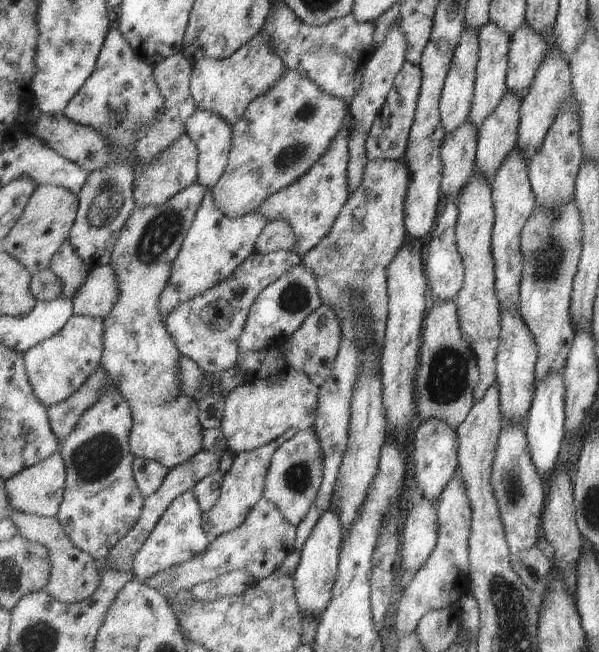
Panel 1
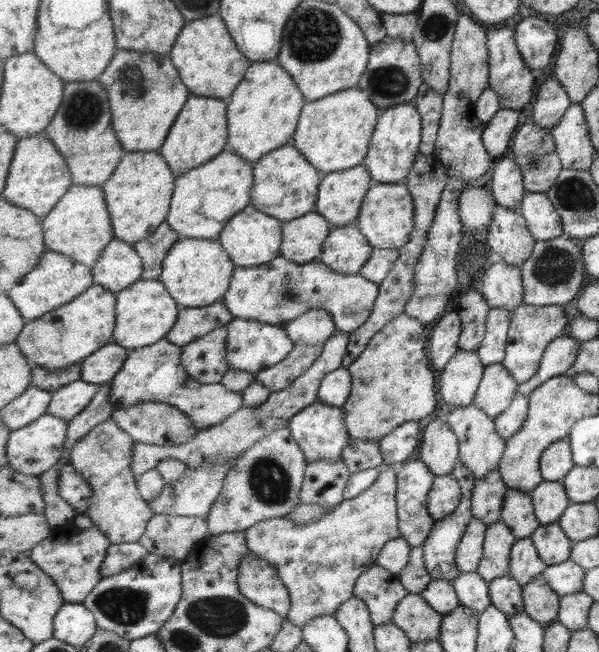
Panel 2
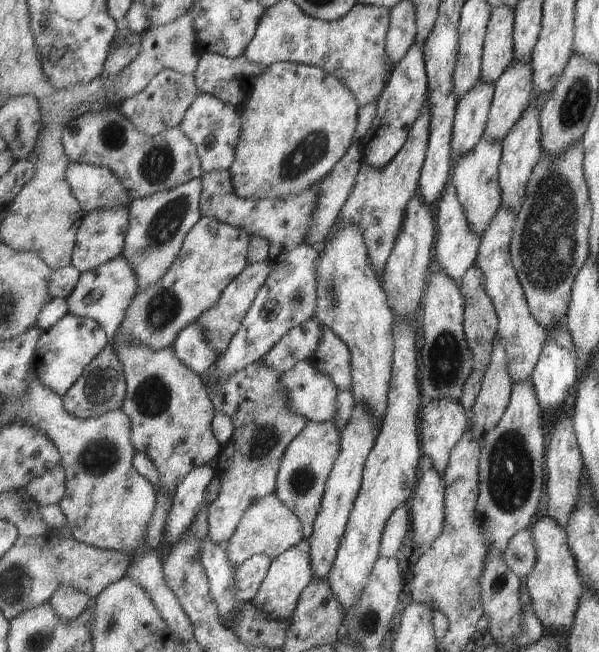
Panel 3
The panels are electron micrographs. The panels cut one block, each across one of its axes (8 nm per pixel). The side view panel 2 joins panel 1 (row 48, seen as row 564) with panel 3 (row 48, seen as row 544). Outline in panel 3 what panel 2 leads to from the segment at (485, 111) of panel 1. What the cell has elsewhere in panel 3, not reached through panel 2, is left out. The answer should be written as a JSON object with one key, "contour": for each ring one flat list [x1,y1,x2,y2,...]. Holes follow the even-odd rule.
{"contour":[[497,6,491,16,486,35,482,80,496,84,510,69,515,58,516,8]]}

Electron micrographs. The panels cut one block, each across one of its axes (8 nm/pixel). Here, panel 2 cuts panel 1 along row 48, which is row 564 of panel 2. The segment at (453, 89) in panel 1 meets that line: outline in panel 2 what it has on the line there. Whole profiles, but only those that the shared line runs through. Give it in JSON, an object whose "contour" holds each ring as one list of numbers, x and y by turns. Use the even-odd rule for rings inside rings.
{"contour":[[473,518,458,547,457,563,461,572,475,572,483,560,488,525]]}

